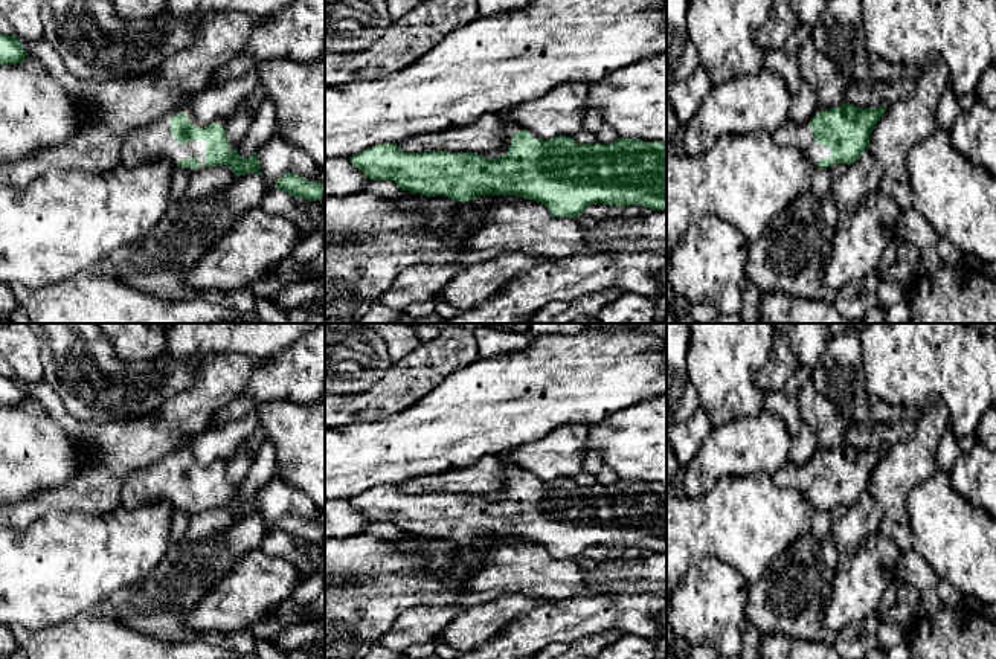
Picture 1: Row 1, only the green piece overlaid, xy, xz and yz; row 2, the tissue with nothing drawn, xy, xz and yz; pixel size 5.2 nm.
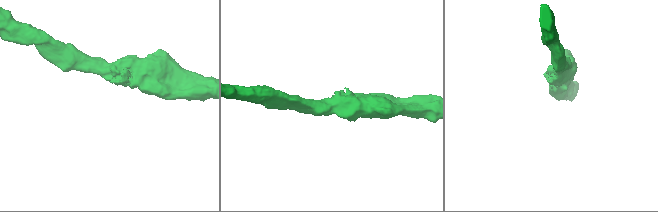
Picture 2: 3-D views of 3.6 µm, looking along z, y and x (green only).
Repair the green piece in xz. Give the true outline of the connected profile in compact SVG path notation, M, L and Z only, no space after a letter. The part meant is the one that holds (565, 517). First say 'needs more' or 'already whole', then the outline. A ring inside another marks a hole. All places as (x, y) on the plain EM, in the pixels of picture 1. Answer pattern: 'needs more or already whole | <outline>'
already whole | M520 471L514 473L506 496L497 500L474 494L404 494L397 485L378 485L349 502L369 522L390 522L401 532L456 543L480 537L517 537L545 546L558 560L575 560L589 546L598 545L619 549L638 546L654 554L667 551L667 487L662 484L619 479L612 485L578 485L567 477L532 481L526 471Z

